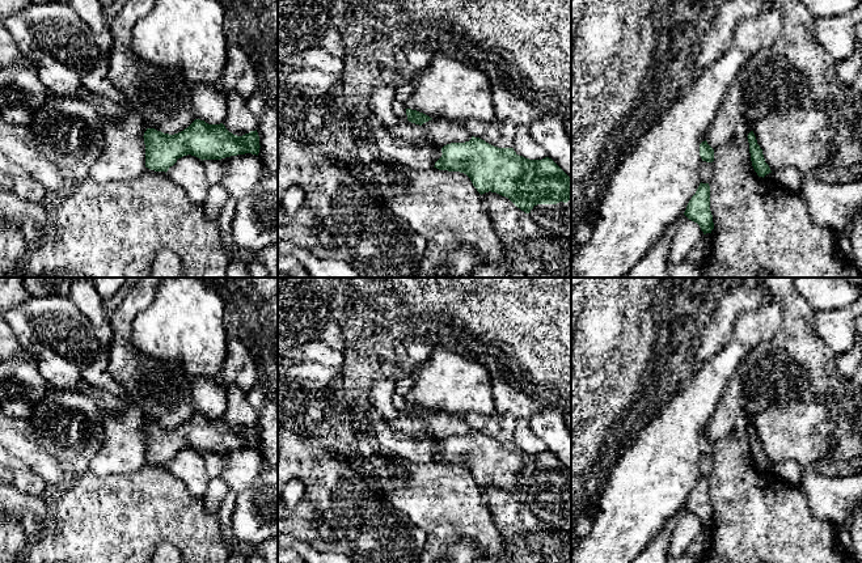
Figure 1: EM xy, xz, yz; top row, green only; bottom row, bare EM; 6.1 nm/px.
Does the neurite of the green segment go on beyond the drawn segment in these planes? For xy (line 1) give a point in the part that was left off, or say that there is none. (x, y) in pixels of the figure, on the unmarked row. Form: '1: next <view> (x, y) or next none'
1: next none

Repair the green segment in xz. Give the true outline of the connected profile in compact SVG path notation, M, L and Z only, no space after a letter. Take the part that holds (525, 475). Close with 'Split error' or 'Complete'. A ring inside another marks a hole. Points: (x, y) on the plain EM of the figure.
M474 429L465 436L444 439L441 446L441 450L435 456L434 461L466 467L481 488L491 484L508 491L517 501L529 507L541 520L571 534L571 470L552 452L529 453L519 449L514 441L498 441Z. Split error

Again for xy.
M195 412L183 424L169 428L155 422L144 426L145 461L168 465L178 452L191 448L203 453L221 453L231 449L259 446L257 423L242 429L229 426L223 416L208 418Z. Complete

